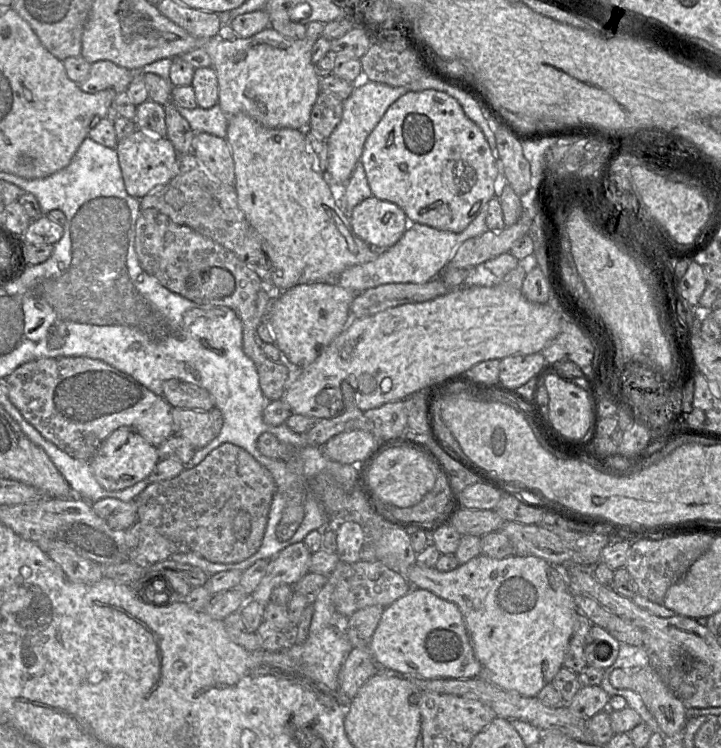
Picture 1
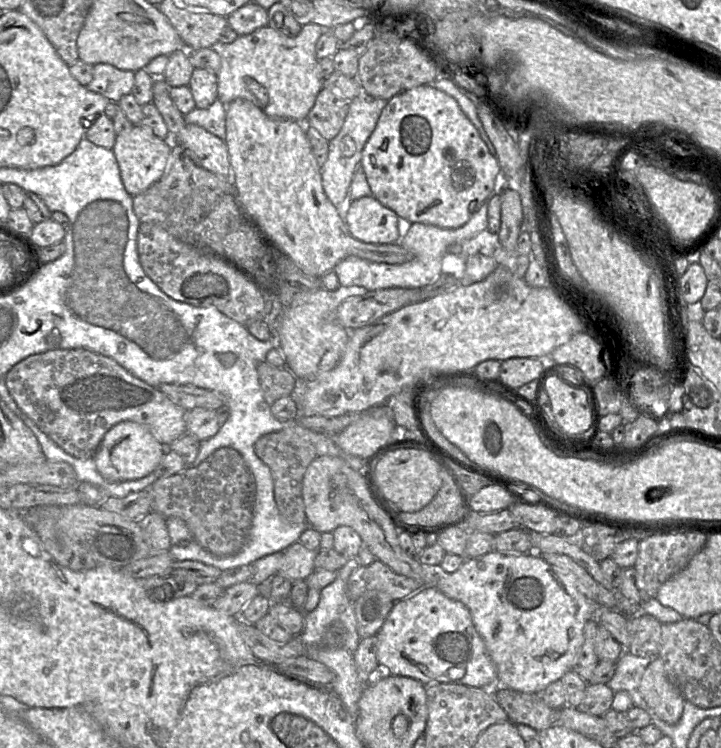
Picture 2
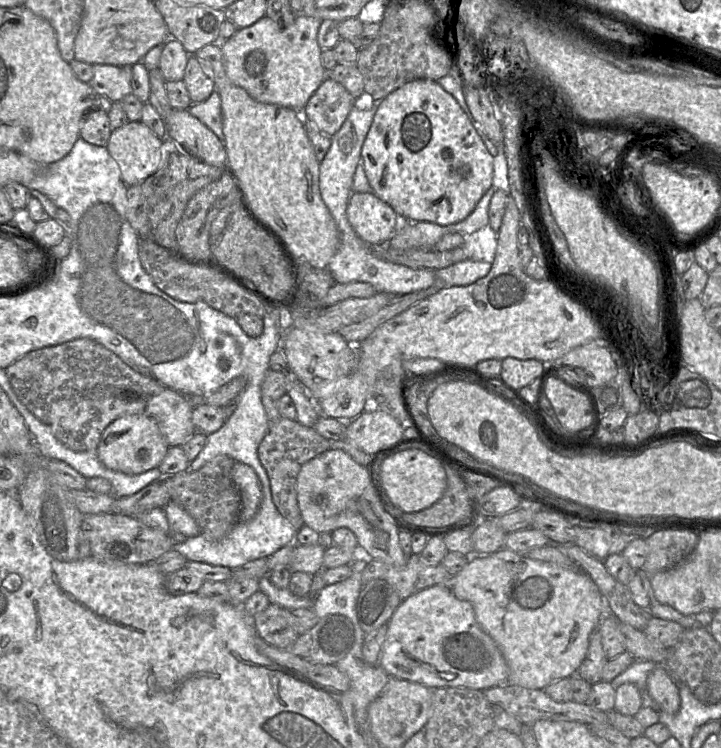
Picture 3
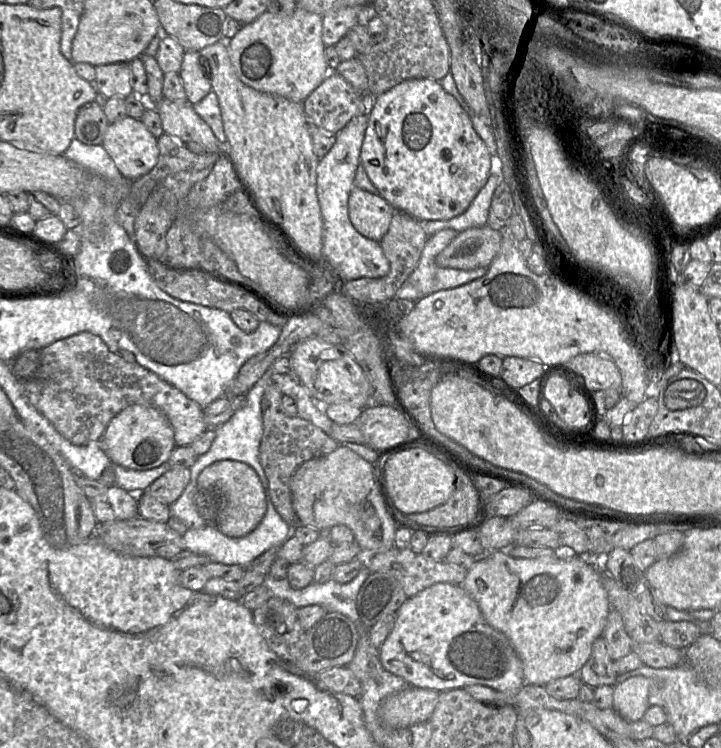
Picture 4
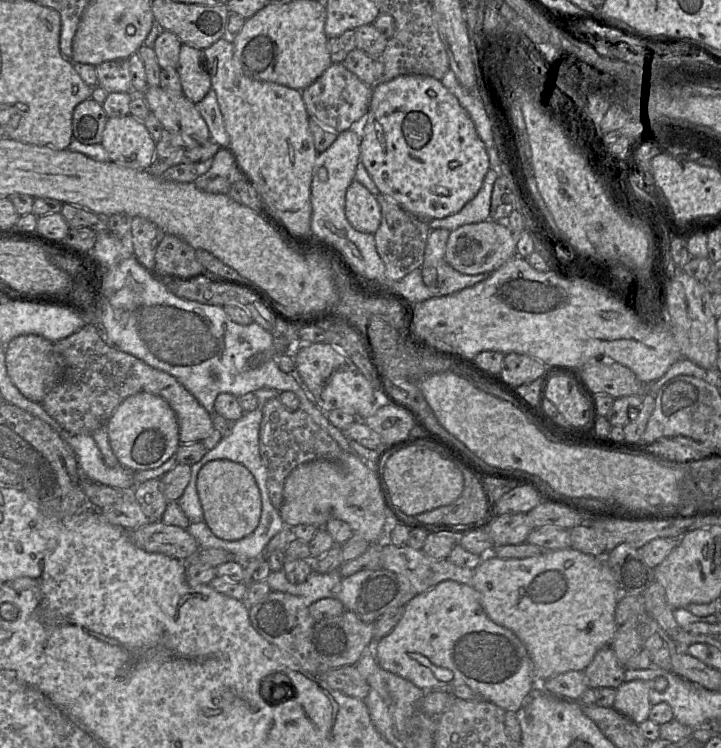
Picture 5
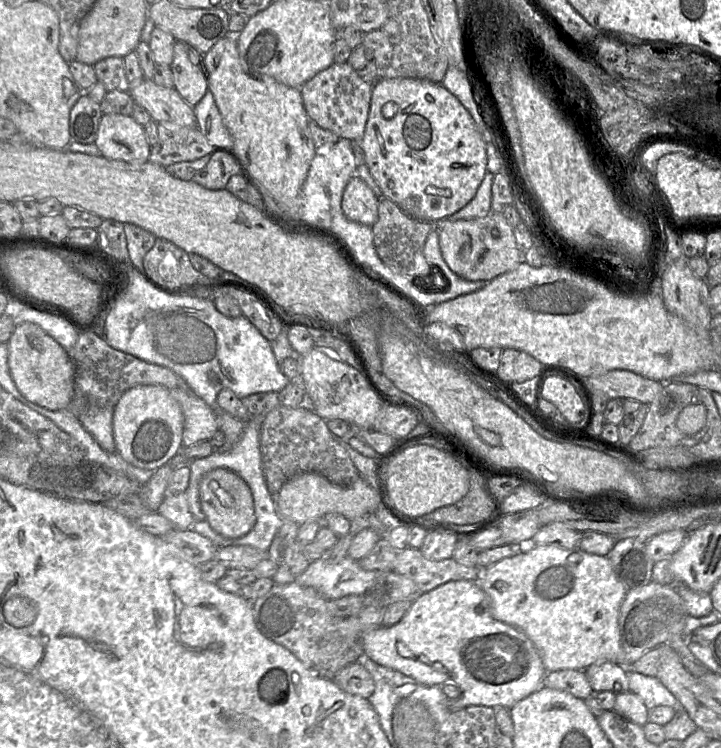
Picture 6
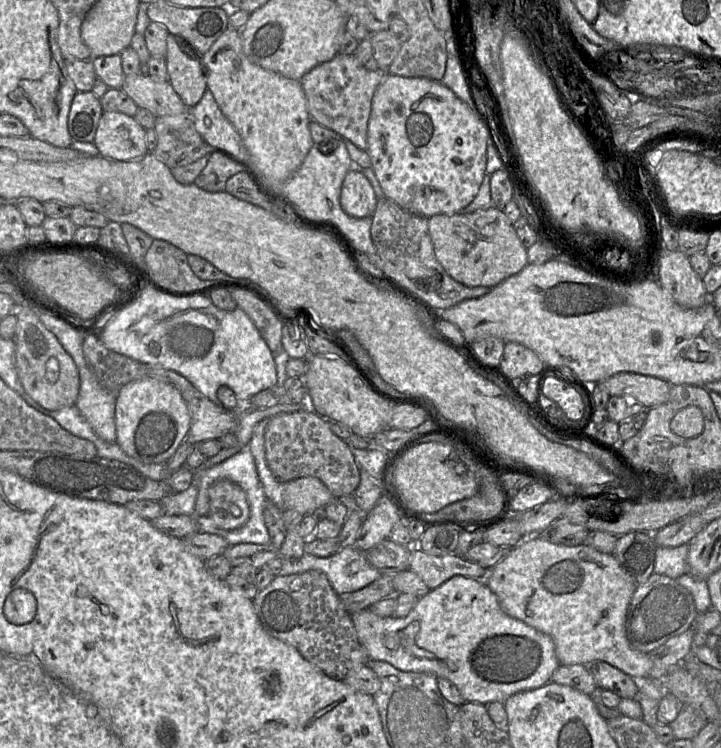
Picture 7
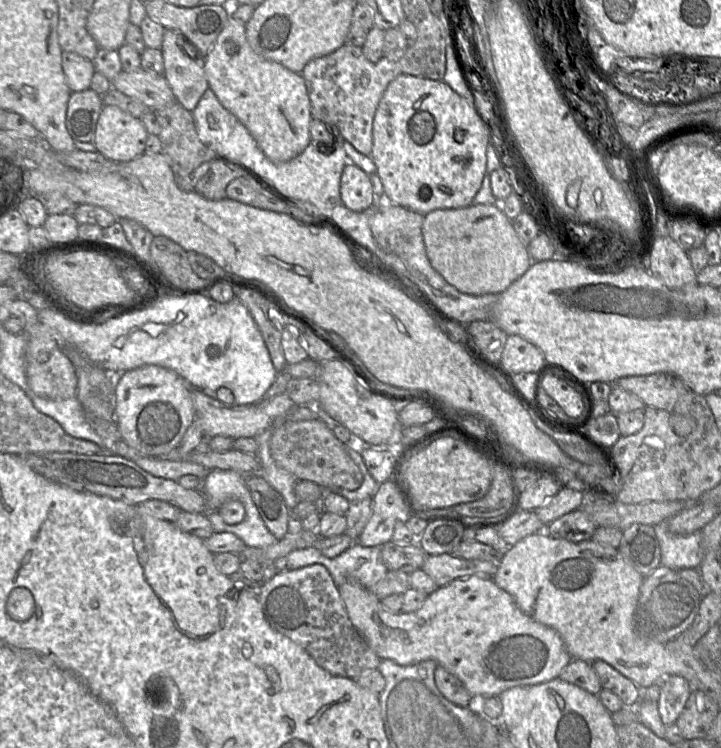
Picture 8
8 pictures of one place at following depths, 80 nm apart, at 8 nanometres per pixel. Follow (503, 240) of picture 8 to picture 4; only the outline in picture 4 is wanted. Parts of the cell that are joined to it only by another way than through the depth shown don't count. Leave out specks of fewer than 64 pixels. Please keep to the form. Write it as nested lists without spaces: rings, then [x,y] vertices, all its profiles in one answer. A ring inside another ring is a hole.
[[[488,225],[459,234],[435,258],[439,267],[471,270],[489,267],[500,250],[502,232]]]

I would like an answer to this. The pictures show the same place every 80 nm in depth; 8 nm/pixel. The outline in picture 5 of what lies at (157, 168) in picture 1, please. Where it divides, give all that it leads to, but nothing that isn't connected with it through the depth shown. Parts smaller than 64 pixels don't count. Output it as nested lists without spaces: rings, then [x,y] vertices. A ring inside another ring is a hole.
[[[132,115],[108,118],[100,144],[110,161],[138,170],[147,170],[155,156],[156,142],[144,121]]]

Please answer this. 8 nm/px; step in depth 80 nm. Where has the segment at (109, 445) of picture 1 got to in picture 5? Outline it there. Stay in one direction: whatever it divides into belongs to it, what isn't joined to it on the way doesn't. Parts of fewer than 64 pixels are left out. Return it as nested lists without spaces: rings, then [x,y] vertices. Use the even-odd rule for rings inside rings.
[[[140,392],[123,400],[106,423],[106,430],[119,464],[131,471],[160,467],[174,457],[180,446],[175,412],[163,397],[148,392]]]

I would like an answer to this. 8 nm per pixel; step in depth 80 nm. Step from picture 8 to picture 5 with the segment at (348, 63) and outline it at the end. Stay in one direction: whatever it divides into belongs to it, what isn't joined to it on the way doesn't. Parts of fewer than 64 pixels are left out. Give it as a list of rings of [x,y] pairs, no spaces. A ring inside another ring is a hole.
[[[343,64],[331,66],[310,86],[301,91],[309,117],[327,130],[336,133],[353,129],[354,124],[367,116],[372,88],[360,81]]]

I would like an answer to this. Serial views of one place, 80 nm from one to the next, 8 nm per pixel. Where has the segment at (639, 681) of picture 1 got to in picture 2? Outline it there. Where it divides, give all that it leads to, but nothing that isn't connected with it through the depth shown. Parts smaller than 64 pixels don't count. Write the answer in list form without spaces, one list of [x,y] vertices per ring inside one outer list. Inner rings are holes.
[[[659,657],[653,658],[642,676],[639,692],[657,716],[668,724],[675,724],[682,716],[685,698],[668,679]]]

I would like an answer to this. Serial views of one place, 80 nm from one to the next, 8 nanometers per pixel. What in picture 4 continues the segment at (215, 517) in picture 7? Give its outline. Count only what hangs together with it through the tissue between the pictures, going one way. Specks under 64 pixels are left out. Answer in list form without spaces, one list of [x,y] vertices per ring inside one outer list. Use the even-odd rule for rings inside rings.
[[[235,460],[214,462],[201,471],[197,478],[198,491],[212,492],[218,496],[219,508],[214,526],[230,538],[251,533],[262,521],[266,512],[266,499],[262,483],[248,464]]]

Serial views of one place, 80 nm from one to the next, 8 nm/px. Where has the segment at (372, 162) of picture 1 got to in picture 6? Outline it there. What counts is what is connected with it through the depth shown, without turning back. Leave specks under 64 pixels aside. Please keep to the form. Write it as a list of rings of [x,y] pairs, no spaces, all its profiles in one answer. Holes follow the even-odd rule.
[[[378,78],[360,148],[383,195],[407,214],[428,222],[443,220],[465,207],[487,173],[485,143],[470,113],[441,83],[428,80]]]

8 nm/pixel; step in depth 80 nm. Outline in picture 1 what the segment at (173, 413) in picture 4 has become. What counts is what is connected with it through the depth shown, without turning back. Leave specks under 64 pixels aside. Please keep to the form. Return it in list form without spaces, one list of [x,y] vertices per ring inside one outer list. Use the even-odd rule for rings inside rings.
[[[84,356],[41,358],[17,367],[5,379],[11,402],[40,434],[73,458],[91,461],[106,438],[119,428],[139,433],[158,447],[175,434],[173,407],[132,376]]]

